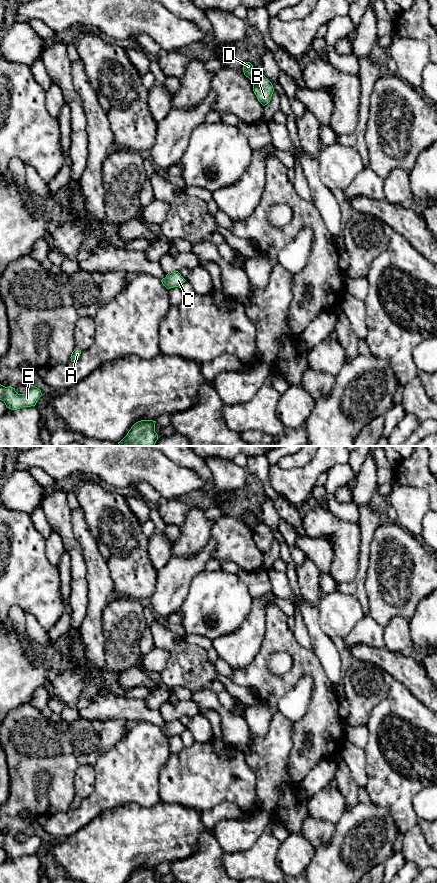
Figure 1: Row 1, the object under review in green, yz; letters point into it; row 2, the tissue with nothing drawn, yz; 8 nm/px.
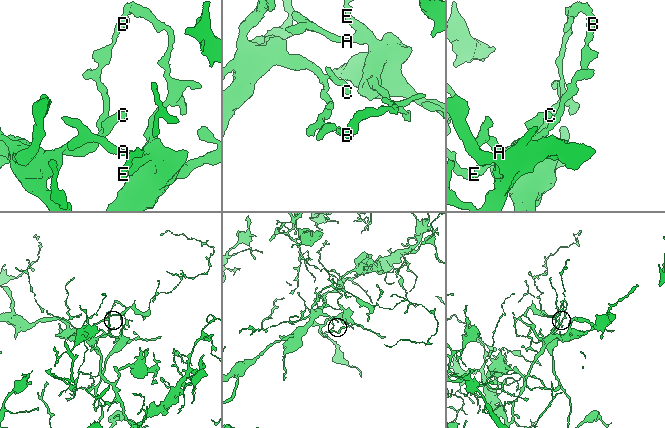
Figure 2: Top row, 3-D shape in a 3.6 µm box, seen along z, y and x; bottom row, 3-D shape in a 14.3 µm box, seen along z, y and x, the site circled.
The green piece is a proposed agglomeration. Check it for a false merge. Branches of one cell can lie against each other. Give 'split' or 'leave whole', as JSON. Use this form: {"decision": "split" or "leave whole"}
{"decision": "split"}

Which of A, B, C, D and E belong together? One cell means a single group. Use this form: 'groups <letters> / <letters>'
groups A D E / B C

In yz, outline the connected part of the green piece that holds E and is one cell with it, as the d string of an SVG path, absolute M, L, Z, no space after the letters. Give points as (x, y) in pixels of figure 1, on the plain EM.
M0 832L0 848L11 858L35 854L41 844L41 838L33 833L28 834L25 842L18 842L15 836Z

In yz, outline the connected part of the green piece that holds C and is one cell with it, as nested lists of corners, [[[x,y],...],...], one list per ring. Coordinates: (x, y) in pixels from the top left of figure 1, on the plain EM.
[[[178,719],[168,721],[165,726],[161,728],[162,732],[167,736],[179,735],[181,736],[182,732],[186,728],[181,724]]]

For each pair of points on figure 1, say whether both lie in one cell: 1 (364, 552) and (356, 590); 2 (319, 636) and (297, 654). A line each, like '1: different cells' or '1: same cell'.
1: same cell
2: different cells

